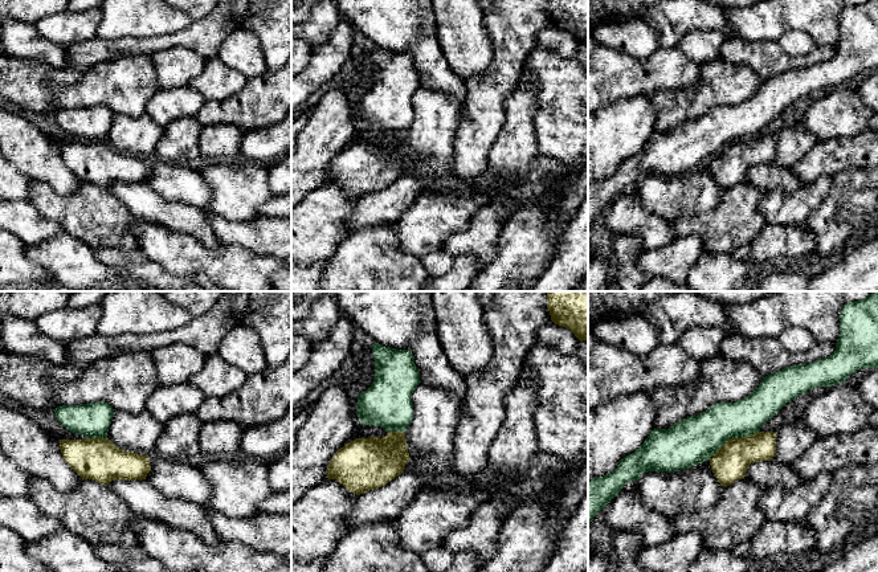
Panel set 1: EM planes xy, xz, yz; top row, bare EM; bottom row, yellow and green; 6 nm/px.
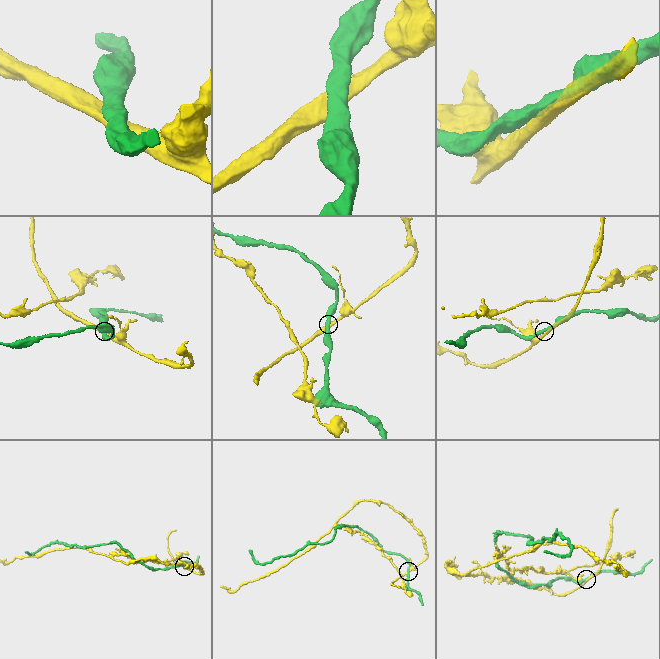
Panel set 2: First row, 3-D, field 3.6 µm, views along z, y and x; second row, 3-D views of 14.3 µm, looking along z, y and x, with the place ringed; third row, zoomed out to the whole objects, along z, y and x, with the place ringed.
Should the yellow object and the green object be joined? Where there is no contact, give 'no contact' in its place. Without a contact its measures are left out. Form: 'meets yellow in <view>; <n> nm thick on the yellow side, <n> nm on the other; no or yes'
meets yellow in yz; 220 nm thick on the yellow side, 280 nm on the other; no

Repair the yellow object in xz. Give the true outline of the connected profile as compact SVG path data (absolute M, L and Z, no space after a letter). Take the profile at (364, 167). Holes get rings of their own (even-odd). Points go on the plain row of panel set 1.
M388 135L383 142L356 142L340 151L330 163L326 181L336 183L348 195L360 199L399 180L409 164L405 138L403 135Z

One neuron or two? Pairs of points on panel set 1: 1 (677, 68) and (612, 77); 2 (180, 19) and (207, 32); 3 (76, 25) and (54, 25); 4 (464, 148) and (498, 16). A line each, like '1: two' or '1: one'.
1: one
2: two
3: one
4: one

